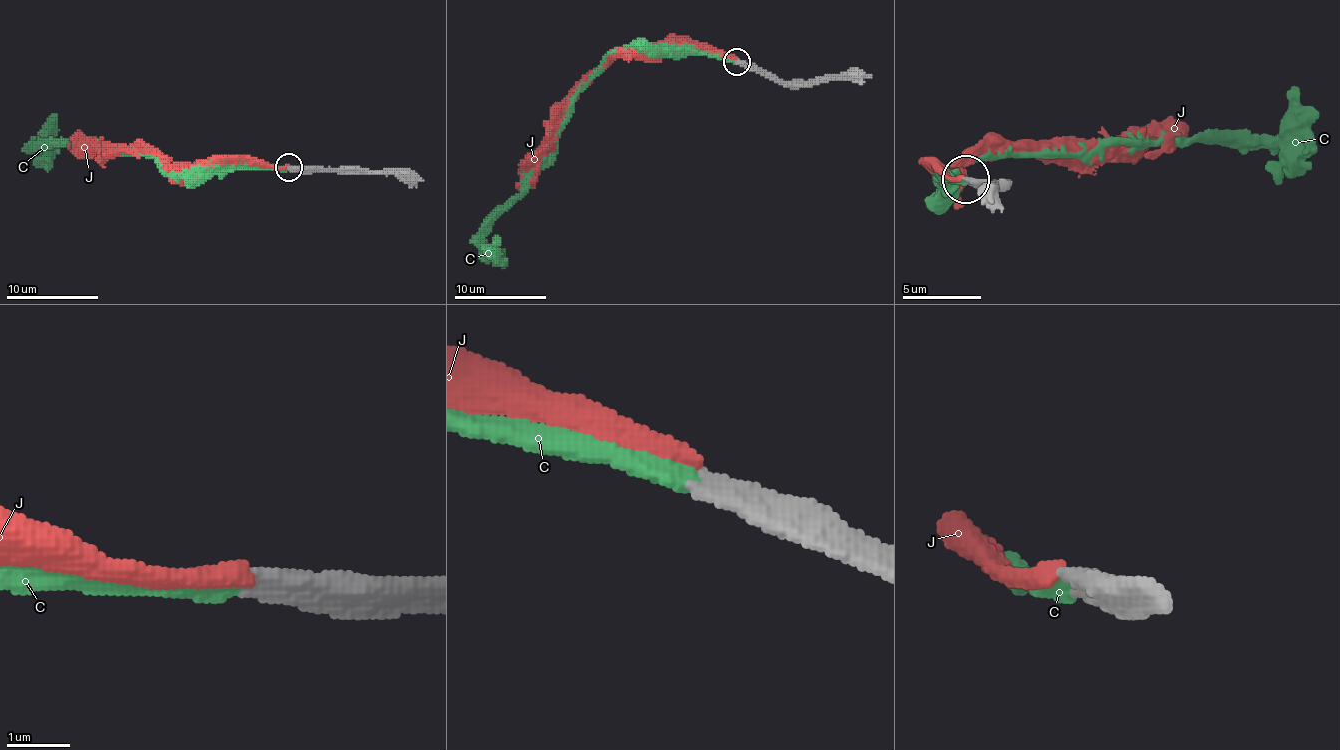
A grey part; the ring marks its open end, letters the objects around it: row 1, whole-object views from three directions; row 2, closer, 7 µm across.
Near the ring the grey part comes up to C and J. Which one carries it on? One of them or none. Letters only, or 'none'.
C

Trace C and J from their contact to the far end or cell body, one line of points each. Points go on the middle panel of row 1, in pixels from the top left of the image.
C: (738, 61), (679, 54), (660, 47), (617, 47), (580, 86), (555, 155), (495, 217), (484, 242), (504, 256)
J: (738, 59), (669, 43), (619, 50), (578, 91), (534, 167), (534, 180), (523, 192)

